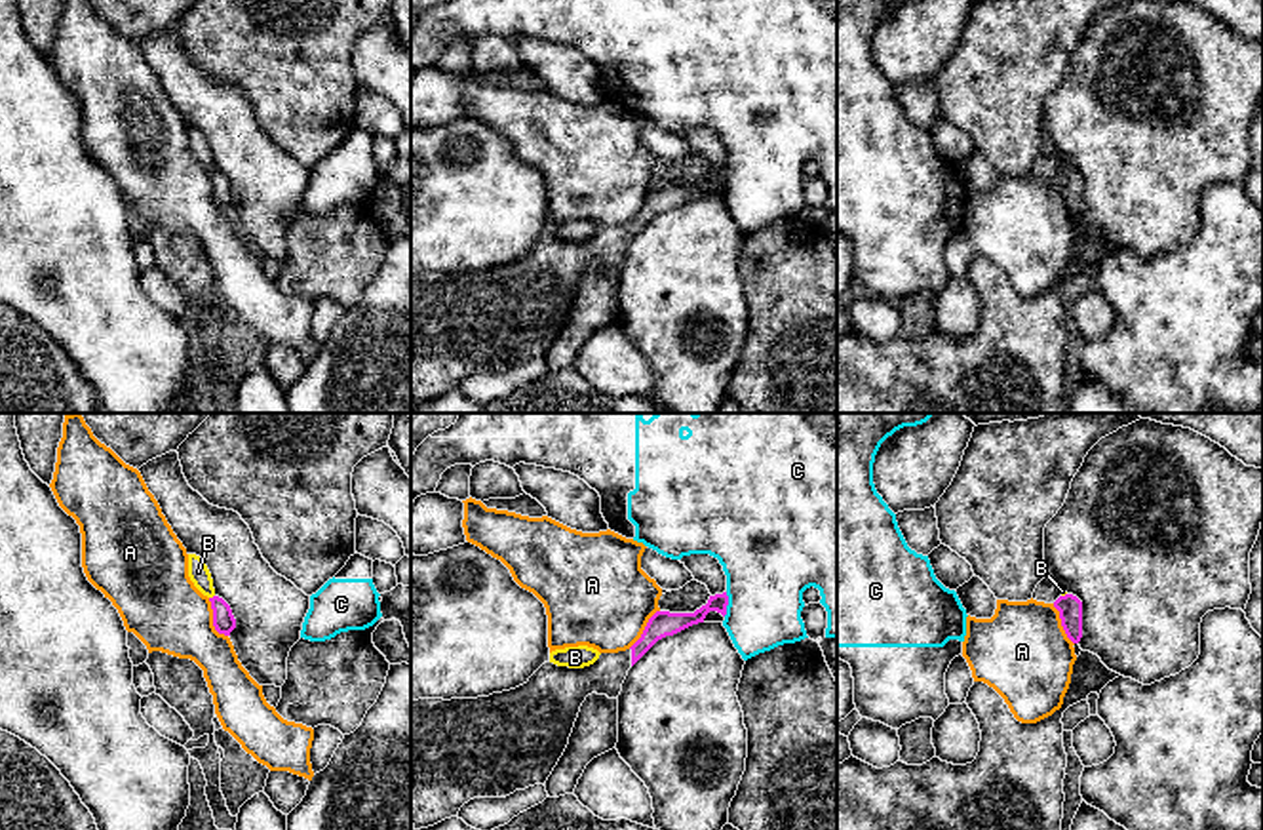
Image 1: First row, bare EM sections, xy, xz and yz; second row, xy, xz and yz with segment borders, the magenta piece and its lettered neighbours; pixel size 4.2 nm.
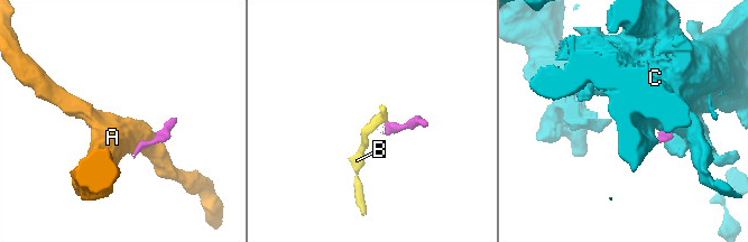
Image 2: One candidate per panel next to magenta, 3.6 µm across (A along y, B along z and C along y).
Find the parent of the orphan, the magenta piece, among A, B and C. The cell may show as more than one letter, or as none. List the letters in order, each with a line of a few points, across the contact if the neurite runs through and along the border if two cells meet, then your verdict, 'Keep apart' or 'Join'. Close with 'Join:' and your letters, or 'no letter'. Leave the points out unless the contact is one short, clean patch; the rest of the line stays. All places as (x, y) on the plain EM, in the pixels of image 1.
A: Line: xy (208, 172), (212, 198), (227, 210). Keep apart
B: Line: xy (213, 168), (210, 172). Keep apart
C: Line: xz (727, 166), (727, 185), (723, 189). Keep apart
Join: no letter

